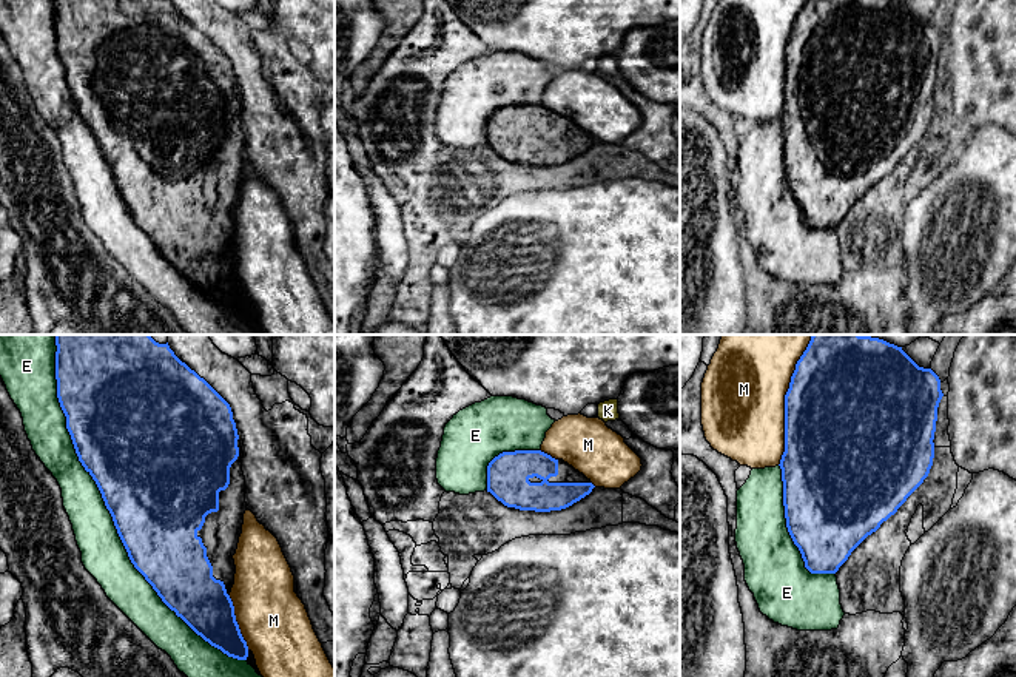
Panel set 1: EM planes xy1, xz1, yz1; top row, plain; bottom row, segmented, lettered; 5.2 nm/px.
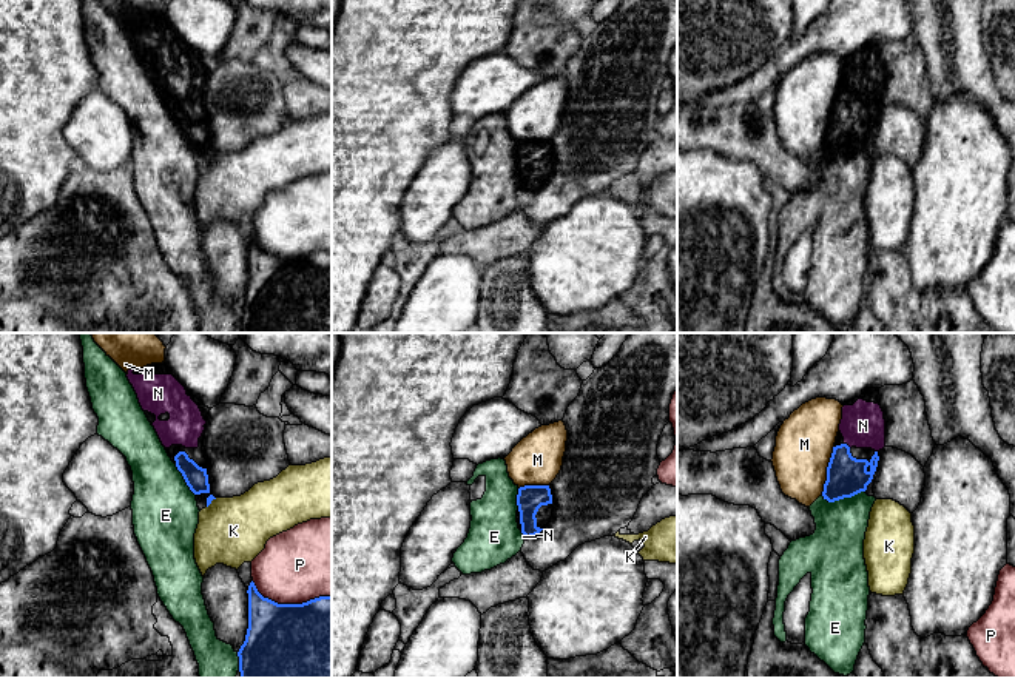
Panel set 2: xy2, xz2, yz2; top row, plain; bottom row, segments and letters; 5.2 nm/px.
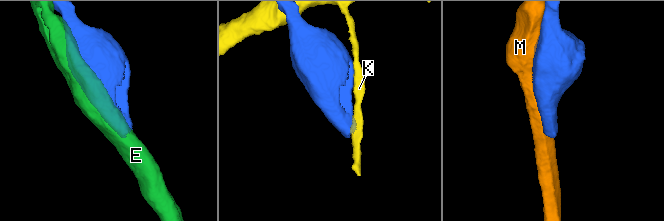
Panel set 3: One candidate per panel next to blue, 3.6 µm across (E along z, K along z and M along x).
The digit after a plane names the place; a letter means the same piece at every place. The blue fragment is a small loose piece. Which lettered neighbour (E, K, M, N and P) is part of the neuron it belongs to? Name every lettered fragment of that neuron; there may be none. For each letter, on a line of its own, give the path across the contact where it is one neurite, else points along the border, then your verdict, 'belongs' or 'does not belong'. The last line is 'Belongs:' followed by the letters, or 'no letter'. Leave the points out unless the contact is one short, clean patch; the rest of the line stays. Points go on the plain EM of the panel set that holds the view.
E: does not belong
K: along xy2 (216, 153), (207, 162) | does not belong
M: does not belong
N: belongs
P: does not belong
Belongs: N

